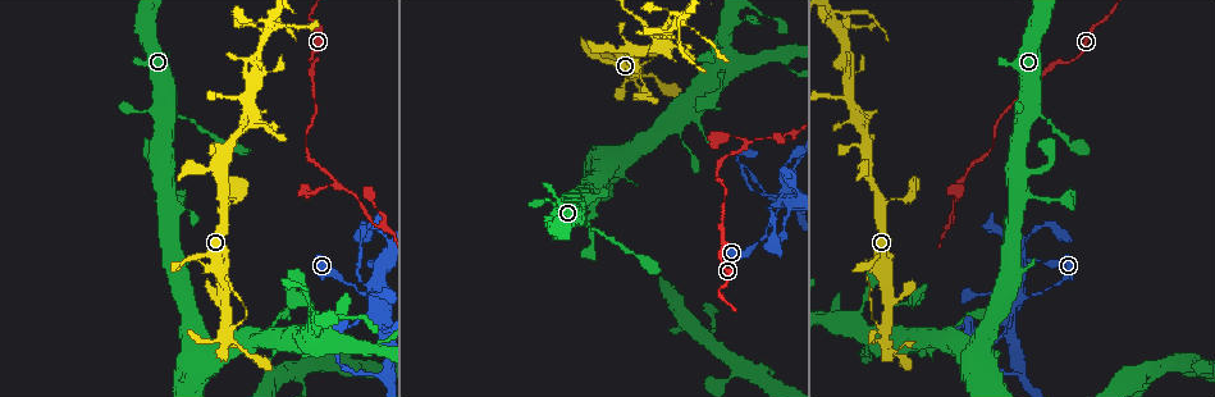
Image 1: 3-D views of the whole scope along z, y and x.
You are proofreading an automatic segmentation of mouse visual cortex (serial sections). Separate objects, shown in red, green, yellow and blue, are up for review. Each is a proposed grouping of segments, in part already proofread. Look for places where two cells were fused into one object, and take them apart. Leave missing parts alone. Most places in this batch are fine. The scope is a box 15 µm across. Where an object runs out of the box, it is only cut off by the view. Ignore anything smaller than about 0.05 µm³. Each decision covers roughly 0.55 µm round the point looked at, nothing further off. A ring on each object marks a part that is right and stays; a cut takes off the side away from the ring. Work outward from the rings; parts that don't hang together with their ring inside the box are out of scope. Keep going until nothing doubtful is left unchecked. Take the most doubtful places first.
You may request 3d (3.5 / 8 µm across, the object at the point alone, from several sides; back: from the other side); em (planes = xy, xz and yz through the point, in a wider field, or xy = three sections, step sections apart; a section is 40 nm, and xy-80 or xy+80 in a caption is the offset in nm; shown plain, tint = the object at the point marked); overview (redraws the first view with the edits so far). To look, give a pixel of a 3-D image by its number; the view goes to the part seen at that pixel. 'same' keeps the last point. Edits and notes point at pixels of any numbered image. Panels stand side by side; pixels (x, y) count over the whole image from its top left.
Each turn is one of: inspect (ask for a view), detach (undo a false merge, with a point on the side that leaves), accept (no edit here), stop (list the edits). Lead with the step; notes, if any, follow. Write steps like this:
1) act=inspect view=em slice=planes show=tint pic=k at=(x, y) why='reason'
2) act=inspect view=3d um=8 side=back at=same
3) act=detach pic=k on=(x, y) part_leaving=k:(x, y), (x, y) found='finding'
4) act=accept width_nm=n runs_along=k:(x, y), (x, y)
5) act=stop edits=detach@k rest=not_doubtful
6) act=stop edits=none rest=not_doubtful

act=inspect view=3d um=3.5 pic=1 at=(334, 181) why='three-way junction'

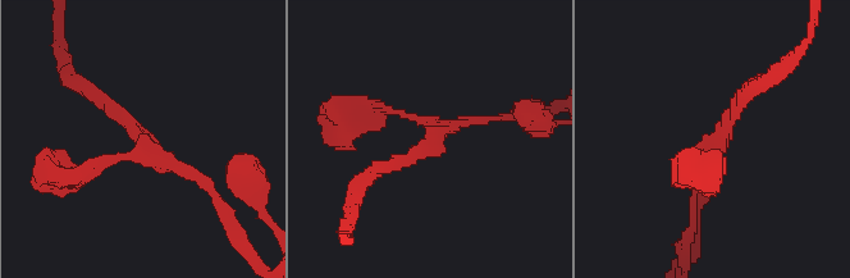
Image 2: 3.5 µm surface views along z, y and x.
act=inspect view=em slice=xy step=3 show=tint pic=2 at=(146, 151) arms=3 arm_widths_nm=100,100,200

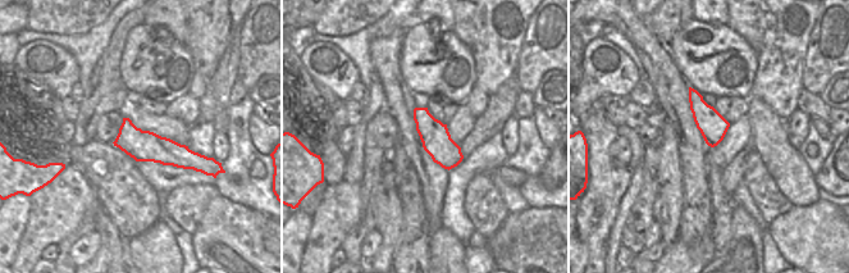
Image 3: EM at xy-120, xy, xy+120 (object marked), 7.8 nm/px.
act=accept runs_along=2:(94, 95), (215, 197) found='continuous, no second cell'

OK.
act=inspect view=3d um=8 side=back pic=1 at=(384, 223) why='two arms at a narrow angle'

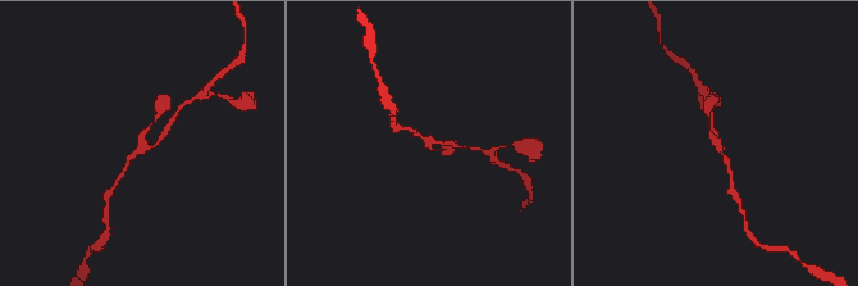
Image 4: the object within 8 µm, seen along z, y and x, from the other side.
act=inspect view=3d um=3.5 side=back pic=4 at=(434, 143)

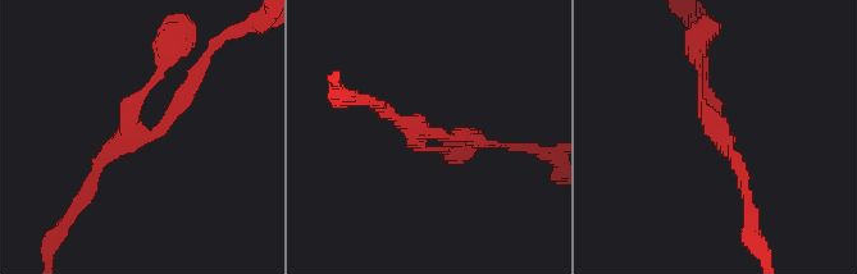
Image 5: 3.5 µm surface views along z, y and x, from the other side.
act=inspect view=em slice=xy step=2 show=tint pic=5 at=(425, 128) arms=3 arm_widths_nm=100,150,150

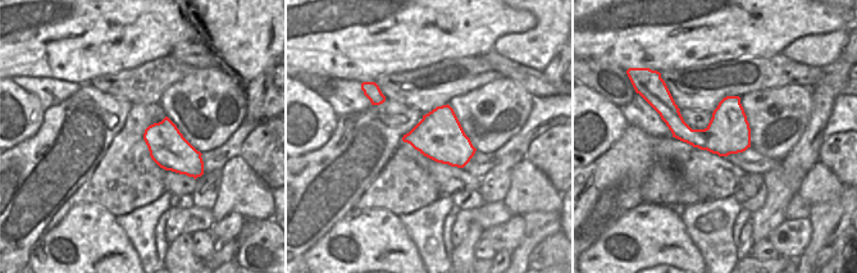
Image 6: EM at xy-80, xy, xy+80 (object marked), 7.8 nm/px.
act=accept runs_along=5:(191, 85), (151, 136), (132, 124), (167, 56) found='all the same cell'

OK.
act=inspect view=3d um=3.5 pic=1 at=(954, 191) why='abrupt turn'

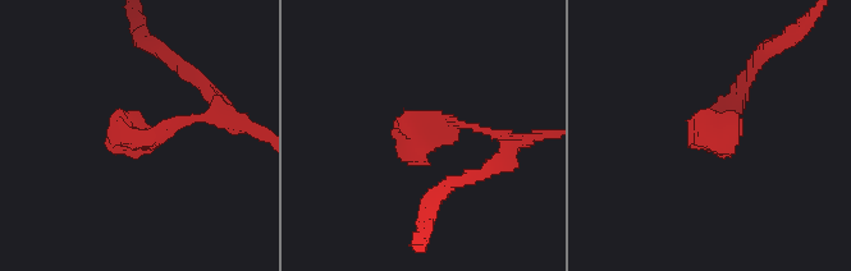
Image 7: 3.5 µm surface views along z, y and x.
act=inspect view=em slice=xy step=3 show=tint pic=7 at=(440, 130)

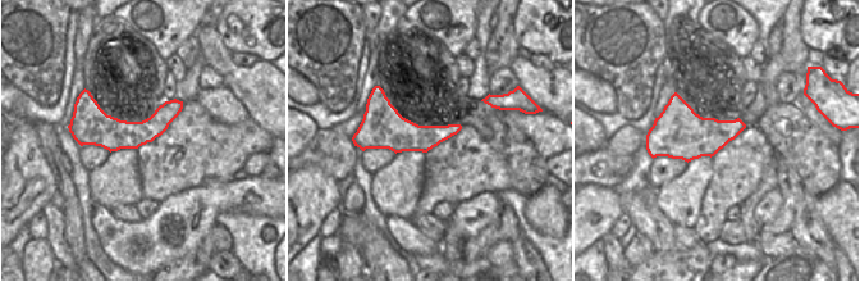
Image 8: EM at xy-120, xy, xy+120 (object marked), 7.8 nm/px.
act=accept runs_along=7:(222, 111), (159, 138), (143, 123) found='all the same cell'

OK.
act=stop edits=none rest=not_doubtful

